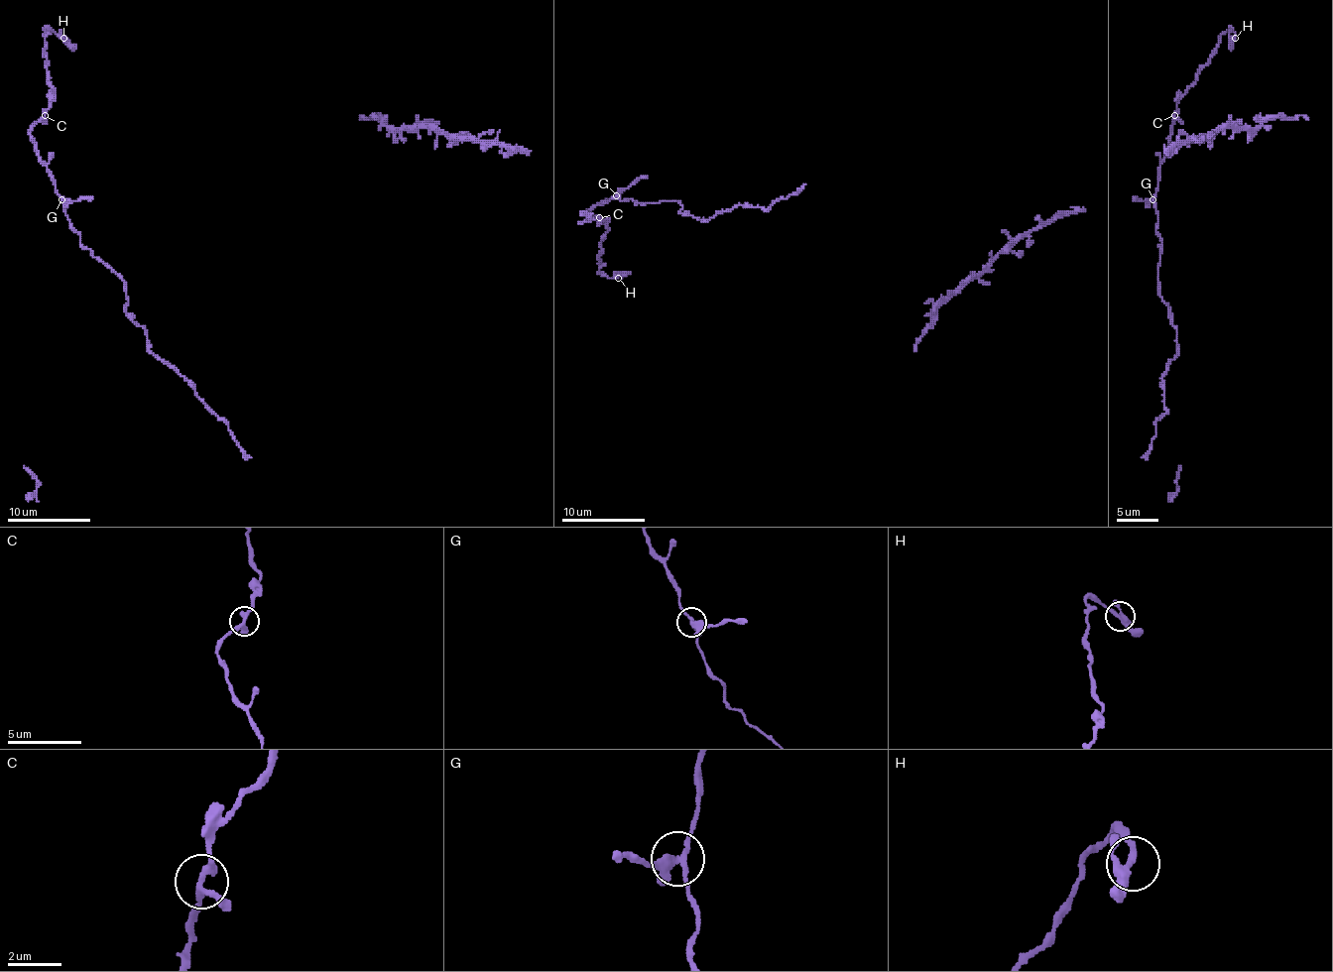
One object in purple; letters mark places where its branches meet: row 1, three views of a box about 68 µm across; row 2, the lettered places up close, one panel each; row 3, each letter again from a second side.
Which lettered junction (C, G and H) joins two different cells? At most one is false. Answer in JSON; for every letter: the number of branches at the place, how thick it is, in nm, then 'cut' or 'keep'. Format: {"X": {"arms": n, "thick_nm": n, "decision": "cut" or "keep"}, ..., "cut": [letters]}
{"C": {"arms": 3, "thick_nm": 240, "decision": "keep"}, "G": {"arms": 3, "thick_nm": 280, "decision": "cut"}, "H": {"arms": 3, "thick_nm": 280, "decision": "keep"}, "cut": ["G"]}

